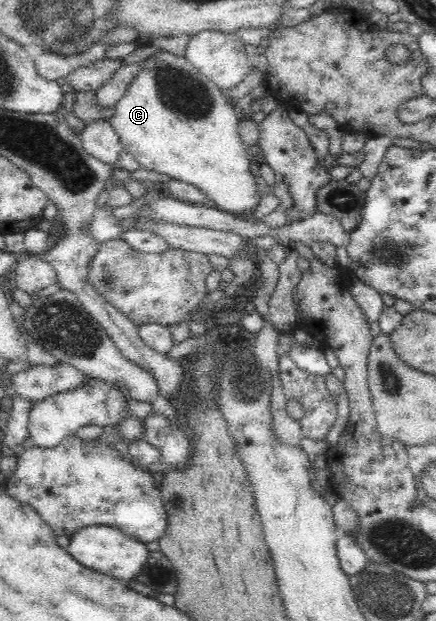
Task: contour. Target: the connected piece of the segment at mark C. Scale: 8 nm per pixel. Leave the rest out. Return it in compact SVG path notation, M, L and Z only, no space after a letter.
M156 49L154 54L137 62L136 65L138 65L138 74L130 80L130 84L126 86L124 96L114 104L114 112L112 112L107 119L111 128L116 132L120 143L122 143L122 148L132 154L142 168L155 170L160 174L168 174L168 176L172 176L172 178L197 186L210 200L213 200L214 204L217 204L220 210L249 218L252 210L254 210L254 208L258 206L258 202L260 202L260 192L258 191L256 180L254 180L250 173L249 162L244 155L244 147L246 146L242 145L238 134L240 115L237 107L227 98L225 91L212 83L211 80L208 80L206 76L202 75L184 56L176 56L168 51Z

